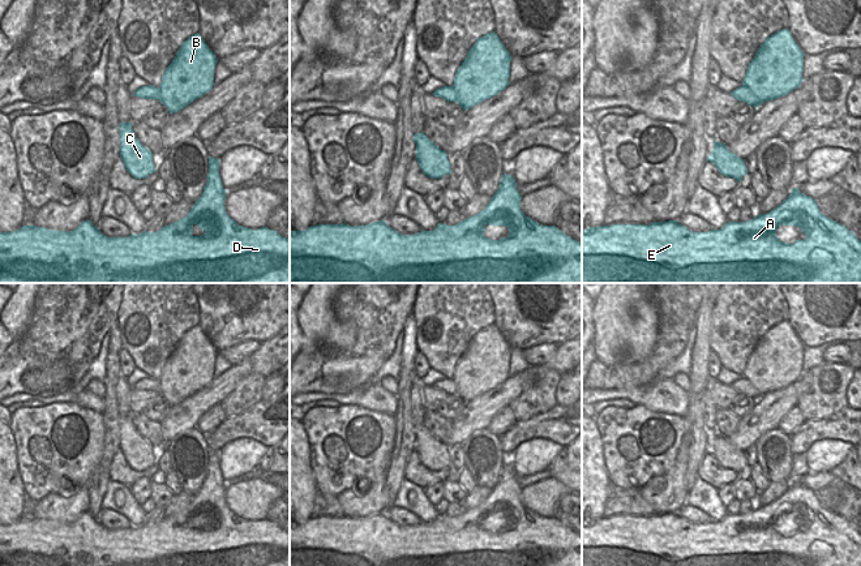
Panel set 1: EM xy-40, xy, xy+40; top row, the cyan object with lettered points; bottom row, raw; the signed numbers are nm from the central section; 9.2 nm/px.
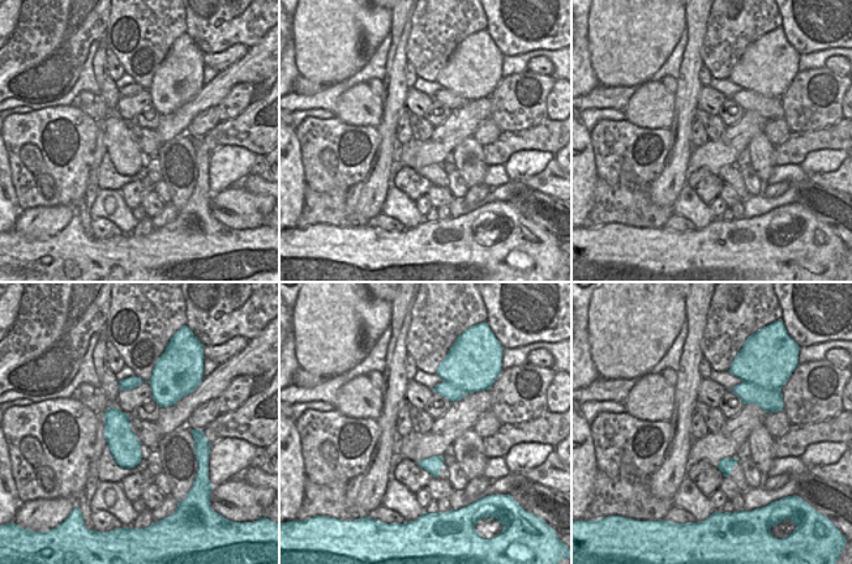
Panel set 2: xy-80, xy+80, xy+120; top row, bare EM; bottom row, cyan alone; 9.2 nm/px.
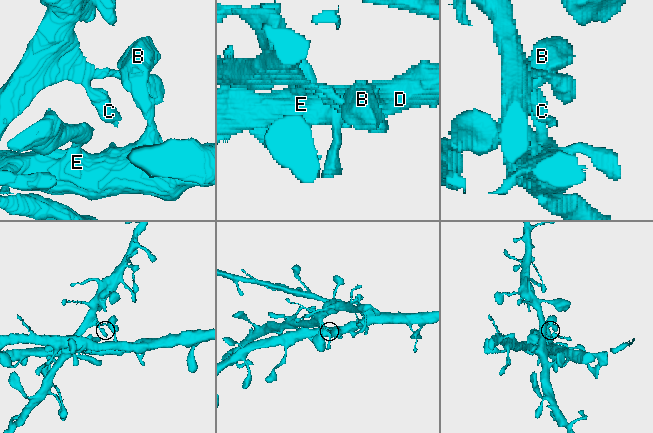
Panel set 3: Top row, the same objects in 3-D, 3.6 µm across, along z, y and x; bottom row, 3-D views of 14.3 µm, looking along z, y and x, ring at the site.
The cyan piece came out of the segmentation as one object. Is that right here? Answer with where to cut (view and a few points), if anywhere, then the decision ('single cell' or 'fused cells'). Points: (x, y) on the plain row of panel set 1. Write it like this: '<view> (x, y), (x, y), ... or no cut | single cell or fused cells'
xy+40 (742, 376), (761, 395) | fused cells

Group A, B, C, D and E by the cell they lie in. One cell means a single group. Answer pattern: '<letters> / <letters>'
A B D E / C

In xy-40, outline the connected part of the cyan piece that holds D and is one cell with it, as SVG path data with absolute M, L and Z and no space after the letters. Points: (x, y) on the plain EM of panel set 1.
M209 449L207 475L183 511L157 524L145 522L128 529L107 529L89 511L70 524L37 518L0 524L0 566L290 566L290 532L267 519L250 522L239 518L227 507L224 492L219 451Z

